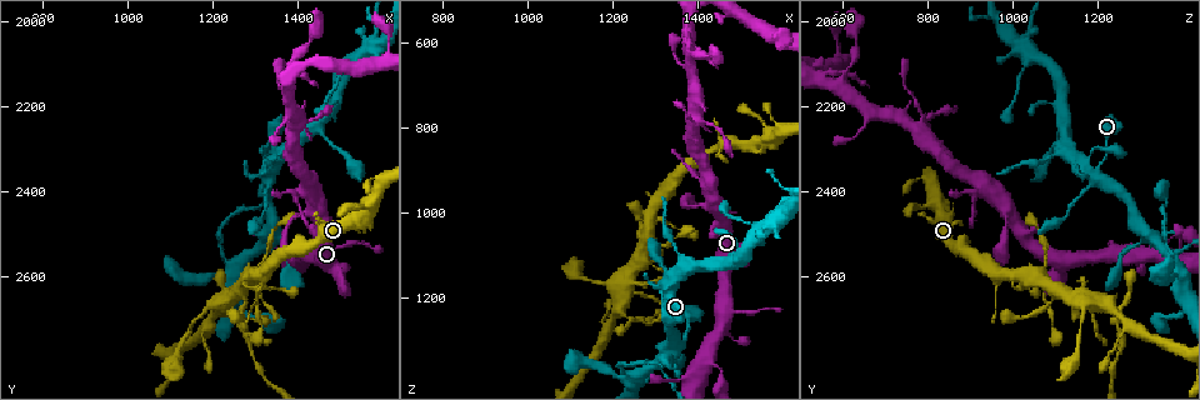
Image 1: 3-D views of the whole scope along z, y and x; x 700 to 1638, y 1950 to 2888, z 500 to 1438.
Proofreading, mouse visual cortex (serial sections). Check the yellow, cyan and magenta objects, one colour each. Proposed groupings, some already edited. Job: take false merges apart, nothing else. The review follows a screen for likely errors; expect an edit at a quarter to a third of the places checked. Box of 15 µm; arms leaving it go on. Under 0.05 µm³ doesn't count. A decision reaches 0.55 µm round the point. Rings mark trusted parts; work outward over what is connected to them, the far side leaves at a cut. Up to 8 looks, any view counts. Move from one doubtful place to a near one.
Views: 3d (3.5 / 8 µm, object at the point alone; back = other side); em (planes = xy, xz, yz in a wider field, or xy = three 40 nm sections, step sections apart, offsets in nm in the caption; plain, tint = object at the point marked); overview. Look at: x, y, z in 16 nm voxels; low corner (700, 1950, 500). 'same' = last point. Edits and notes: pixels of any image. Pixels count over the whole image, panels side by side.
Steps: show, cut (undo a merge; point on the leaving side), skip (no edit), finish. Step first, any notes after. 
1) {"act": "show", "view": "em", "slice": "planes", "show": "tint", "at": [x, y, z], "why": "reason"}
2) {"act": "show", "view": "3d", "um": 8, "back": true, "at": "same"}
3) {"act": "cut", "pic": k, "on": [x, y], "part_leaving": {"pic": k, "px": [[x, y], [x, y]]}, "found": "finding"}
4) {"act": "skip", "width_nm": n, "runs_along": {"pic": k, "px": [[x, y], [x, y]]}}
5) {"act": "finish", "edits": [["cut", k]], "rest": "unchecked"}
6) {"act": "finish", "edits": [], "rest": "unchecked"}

{"act": "show", "view": "3d", "um": 3.5, "at": [1330, 2310, 1225], "why": "two arms in line, one across"}

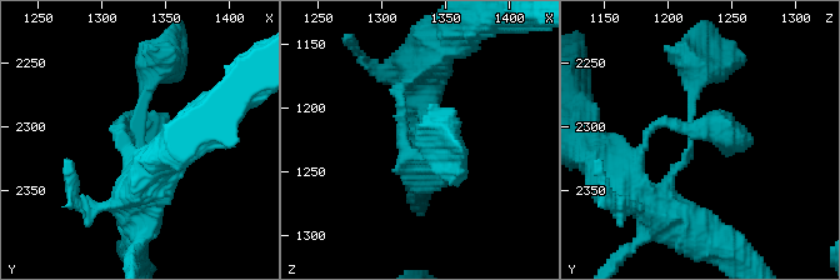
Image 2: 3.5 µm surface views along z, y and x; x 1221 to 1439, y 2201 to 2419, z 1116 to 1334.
{"act": "show", "view": "em", "slice": "xy", "step": 1, "show": "tint", "at": [1326, 2312, 1218], "why": "shape alone is not enough"}

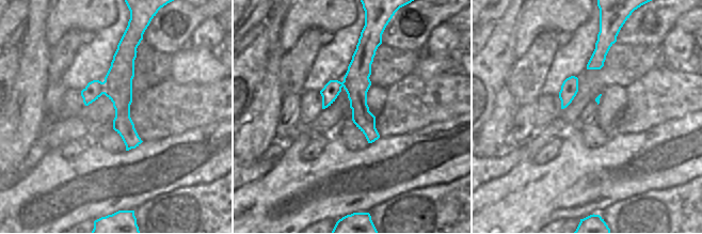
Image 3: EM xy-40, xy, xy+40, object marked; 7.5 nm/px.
{"act": "skip", "runs_along": {"pic": 3, "px": [[126, 45], [123, 125], [128, 146]]}, "found": "all the same cell"}

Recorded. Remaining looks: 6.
{"act": "show", "view": "3d", "um": 8, "back": true, "at": [1395, 2245, 780], "why": "looks like a crossing"}

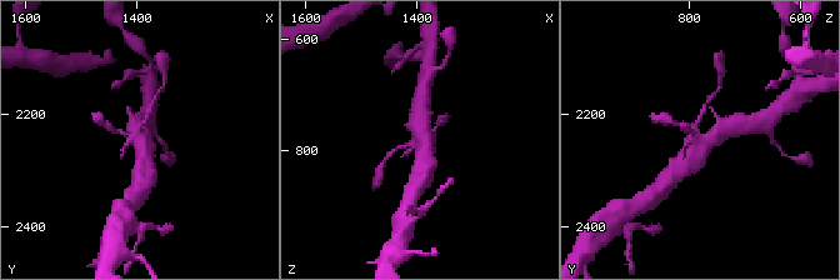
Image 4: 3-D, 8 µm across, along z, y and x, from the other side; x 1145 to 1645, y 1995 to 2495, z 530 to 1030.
{"act": "show", "view": "3d", "um": 3.5, "at": [1395, 2240, 780], "why": "zoom in"}

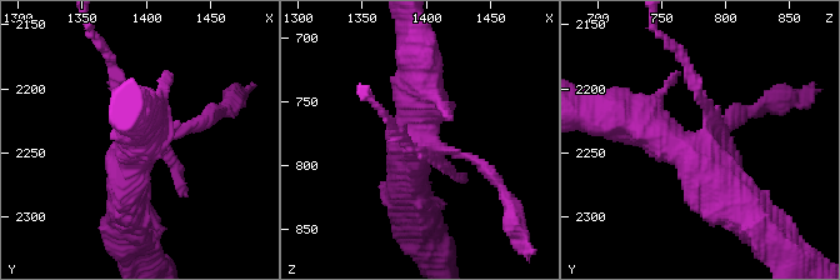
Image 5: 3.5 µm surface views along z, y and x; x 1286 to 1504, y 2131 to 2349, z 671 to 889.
{"act": "cut", "pic": 5, "on": [696, 85], "found": "two cells meet here"}

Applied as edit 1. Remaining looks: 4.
{"act": "show", "view": "overview"}

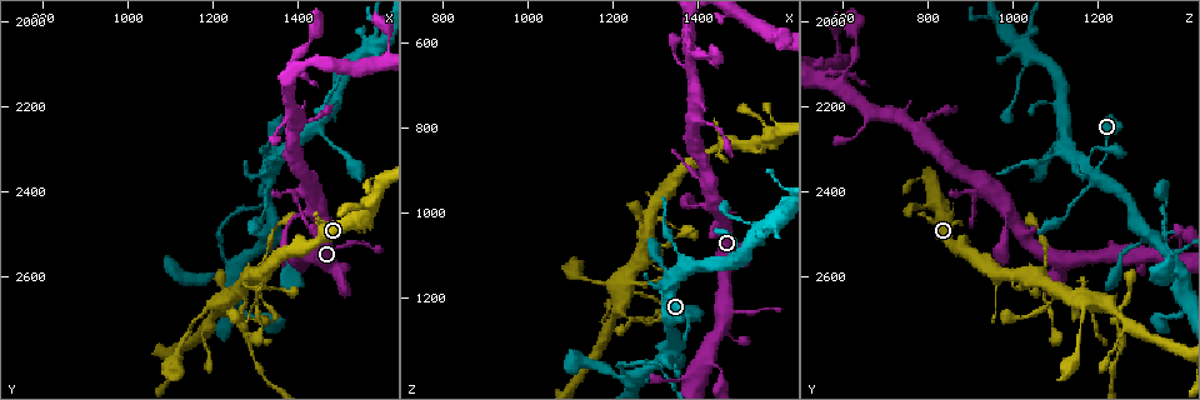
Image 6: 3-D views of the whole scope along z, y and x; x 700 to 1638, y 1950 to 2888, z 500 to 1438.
{"act": "show", "view": "3d", "um": 8, "at": [1215, 2550, 1375], "why": "thick turns thin"}

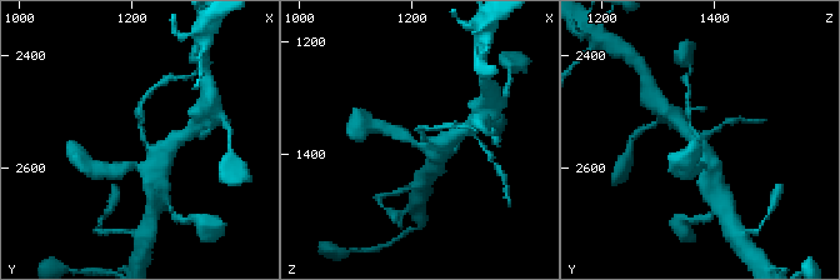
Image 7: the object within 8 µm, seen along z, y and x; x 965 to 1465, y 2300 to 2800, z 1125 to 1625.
{"act": "show", "view": "3d", "um": 3.5, "at": [1225, 2545, 1375]}

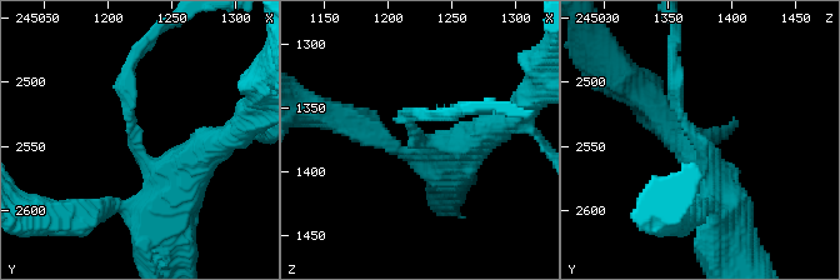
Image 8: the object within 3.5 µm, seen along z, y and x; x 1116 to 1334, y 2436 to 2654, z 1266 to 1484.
{"act": "show", "view": "em", "slice": "planes", "show": "tint", "at": [1222, 2548, 1376], "arm_widths_nm": [200, 450]}

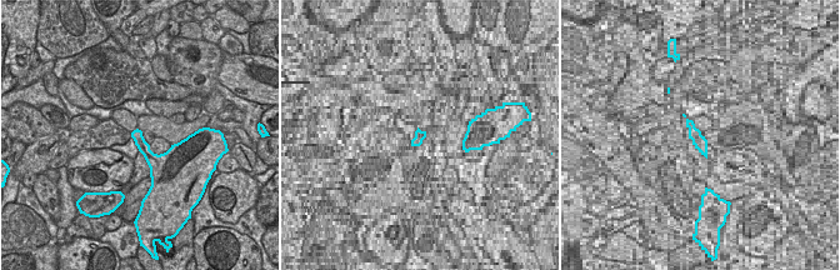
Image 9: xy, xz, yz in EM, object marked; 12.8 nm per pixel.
{"act": "skip", "runs_along": {"pic": 8, "px": [[203, 155], [153, 168], [138, 151], [130, 68]]}, "found": "all the same cell"}

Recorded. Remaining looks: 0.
{"act": "finish", "edits": [["cut", 5]], "rest": "unchecked"}

